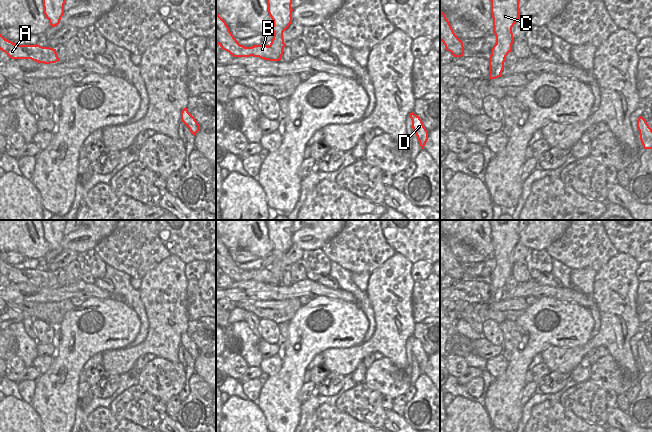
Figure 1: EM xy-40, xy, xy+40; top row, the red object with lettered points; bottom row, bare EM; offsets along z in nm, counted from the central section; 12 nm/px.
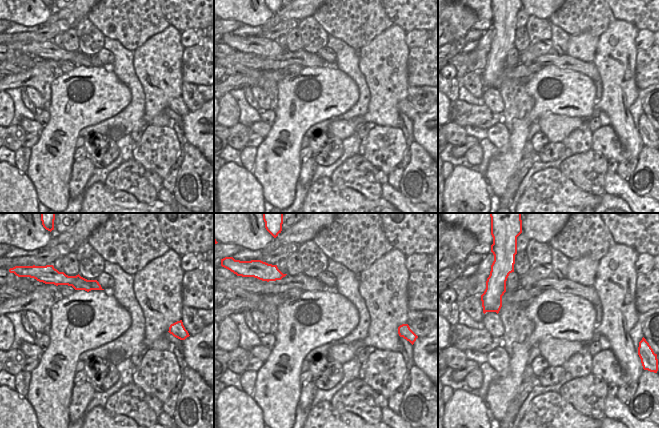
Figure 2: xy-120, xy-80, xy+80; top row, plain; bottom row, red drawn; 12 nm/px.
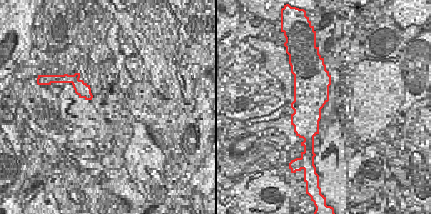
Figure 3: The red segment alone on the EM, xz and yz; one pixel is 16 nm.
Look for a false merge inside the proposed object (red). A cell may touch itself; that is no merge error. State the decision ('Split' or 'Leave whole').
Split.

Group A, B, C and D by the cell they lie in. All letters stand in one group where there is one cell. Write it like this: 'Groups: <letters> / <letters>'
Groups: A B D / C.

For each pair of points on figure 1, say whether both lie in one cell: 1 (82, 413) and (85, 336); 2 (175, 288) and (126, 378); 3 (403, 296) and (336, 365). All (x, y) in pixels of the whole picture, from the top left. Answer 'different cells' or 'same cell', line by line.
1: different cells
2: different cells
3: same cell

